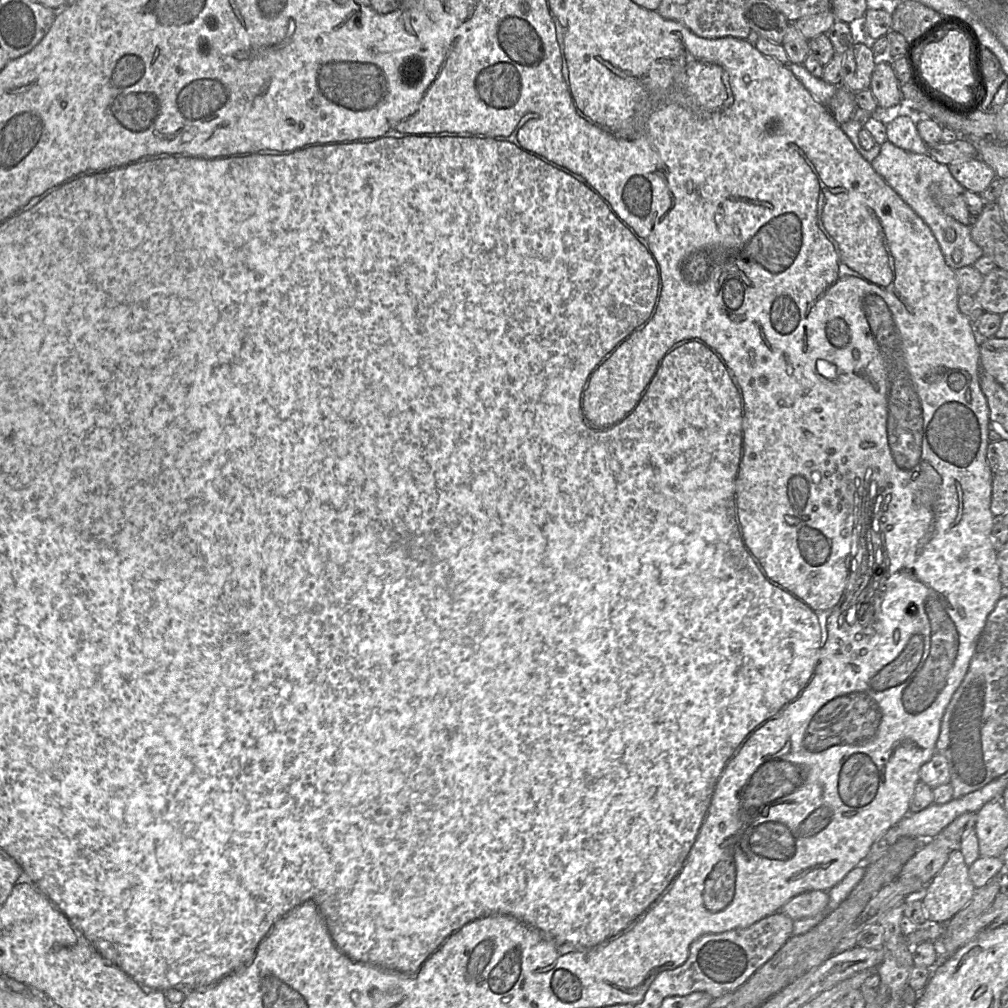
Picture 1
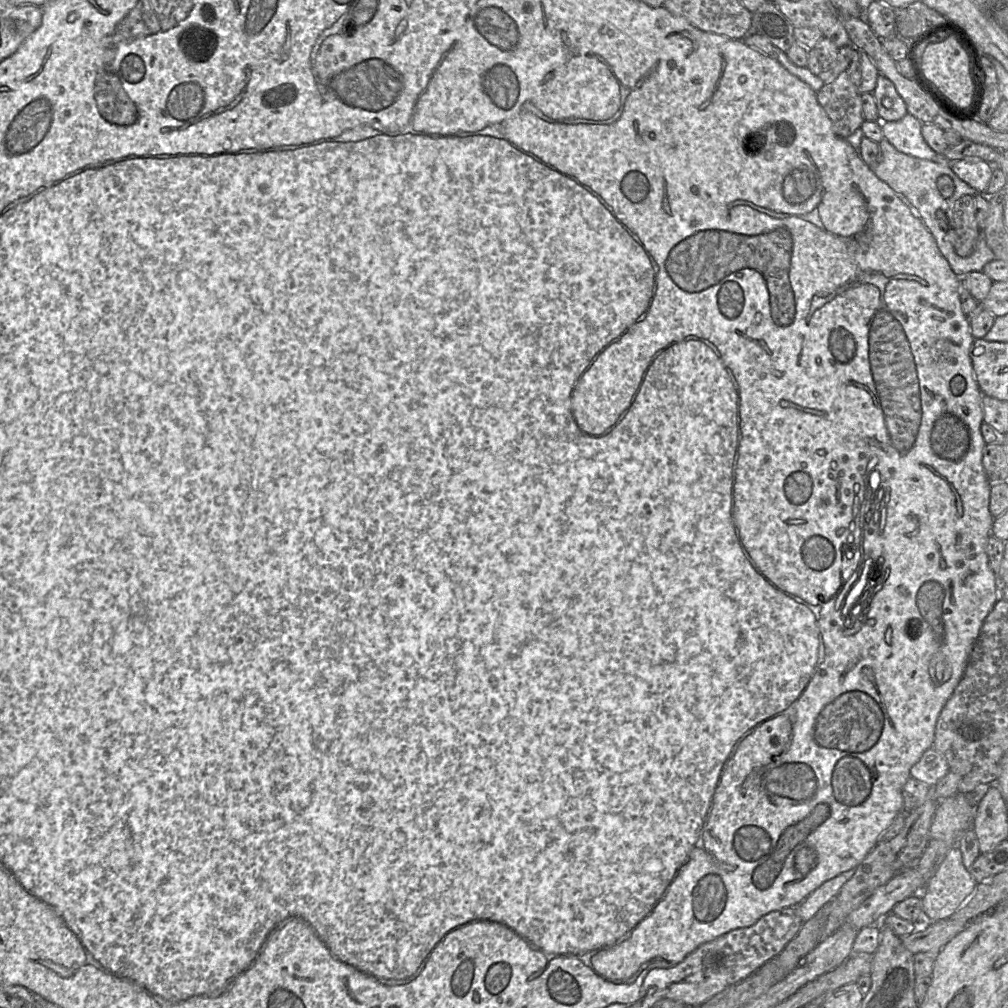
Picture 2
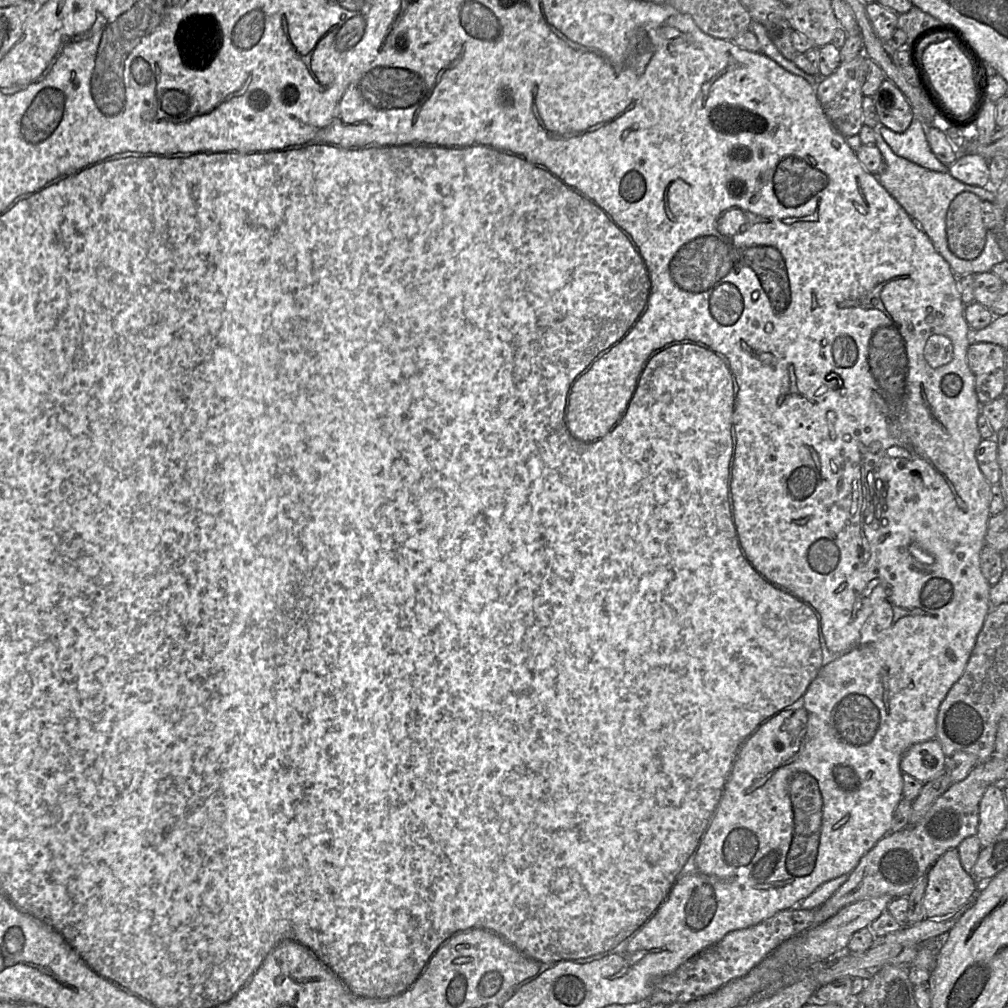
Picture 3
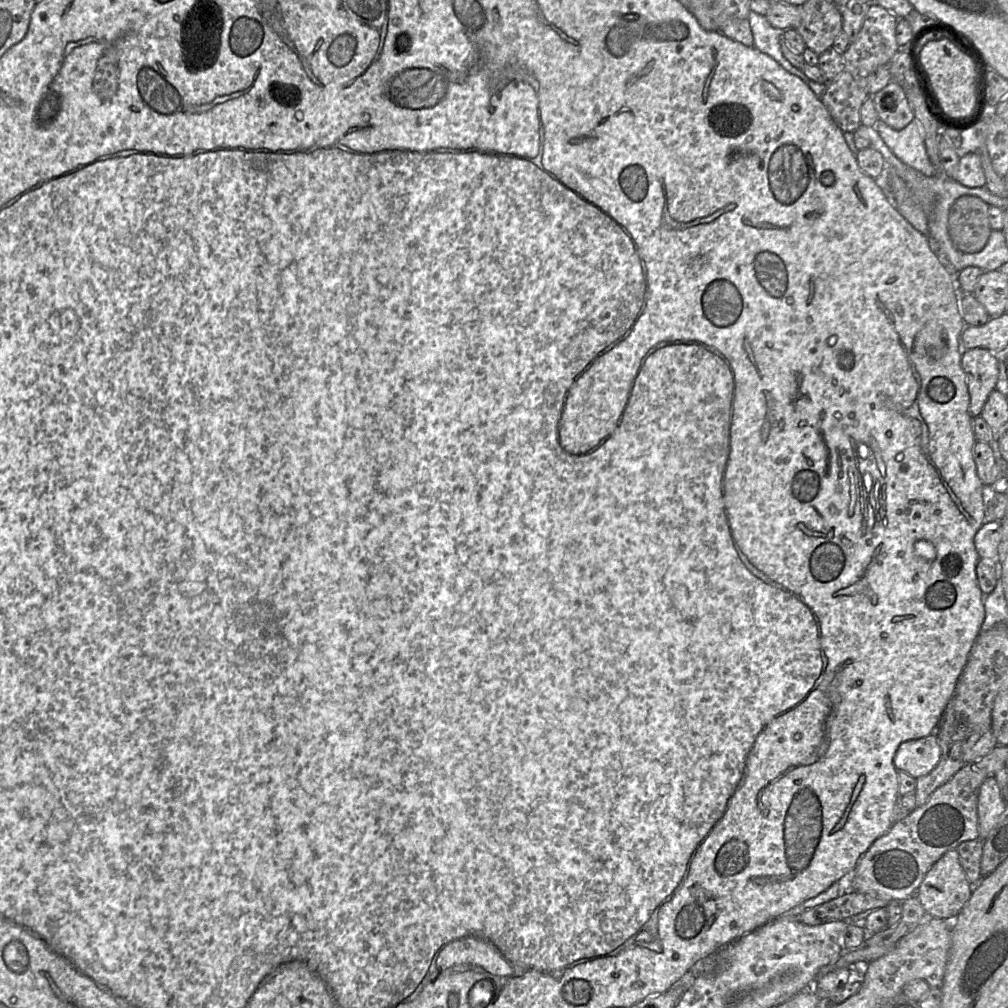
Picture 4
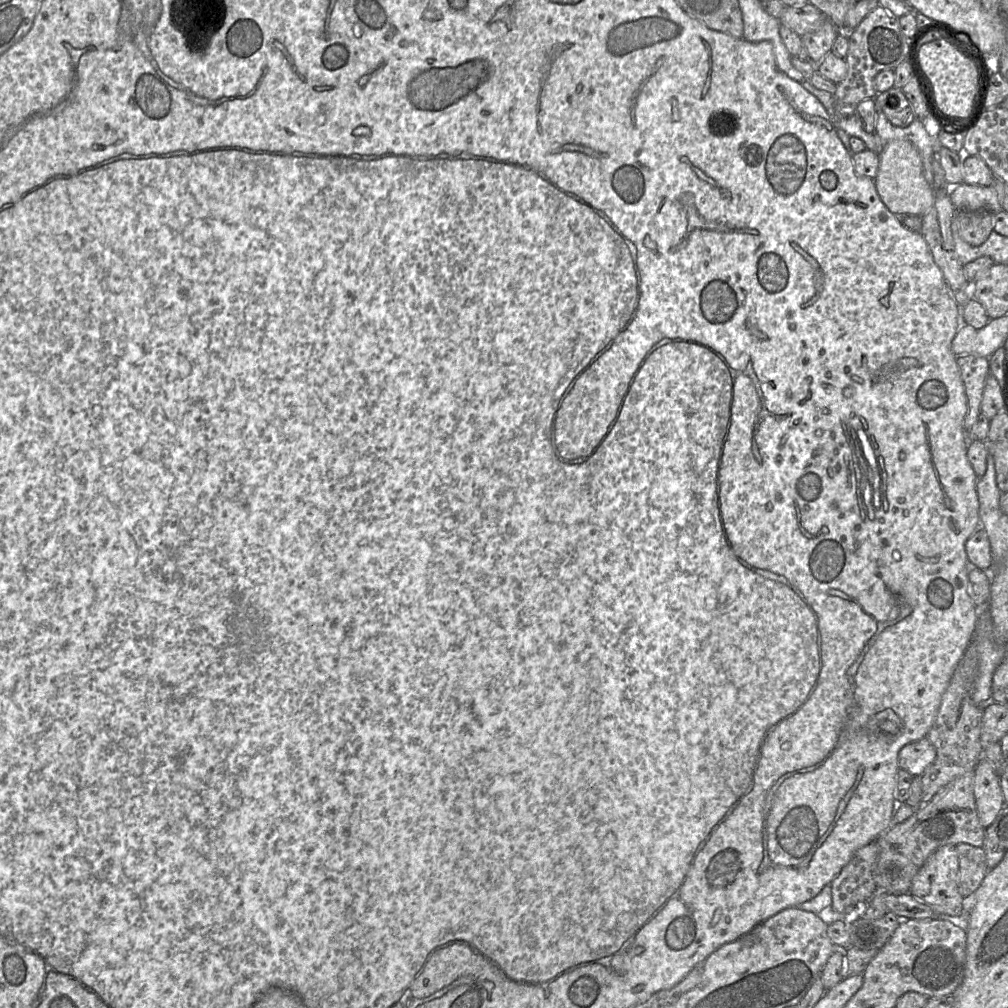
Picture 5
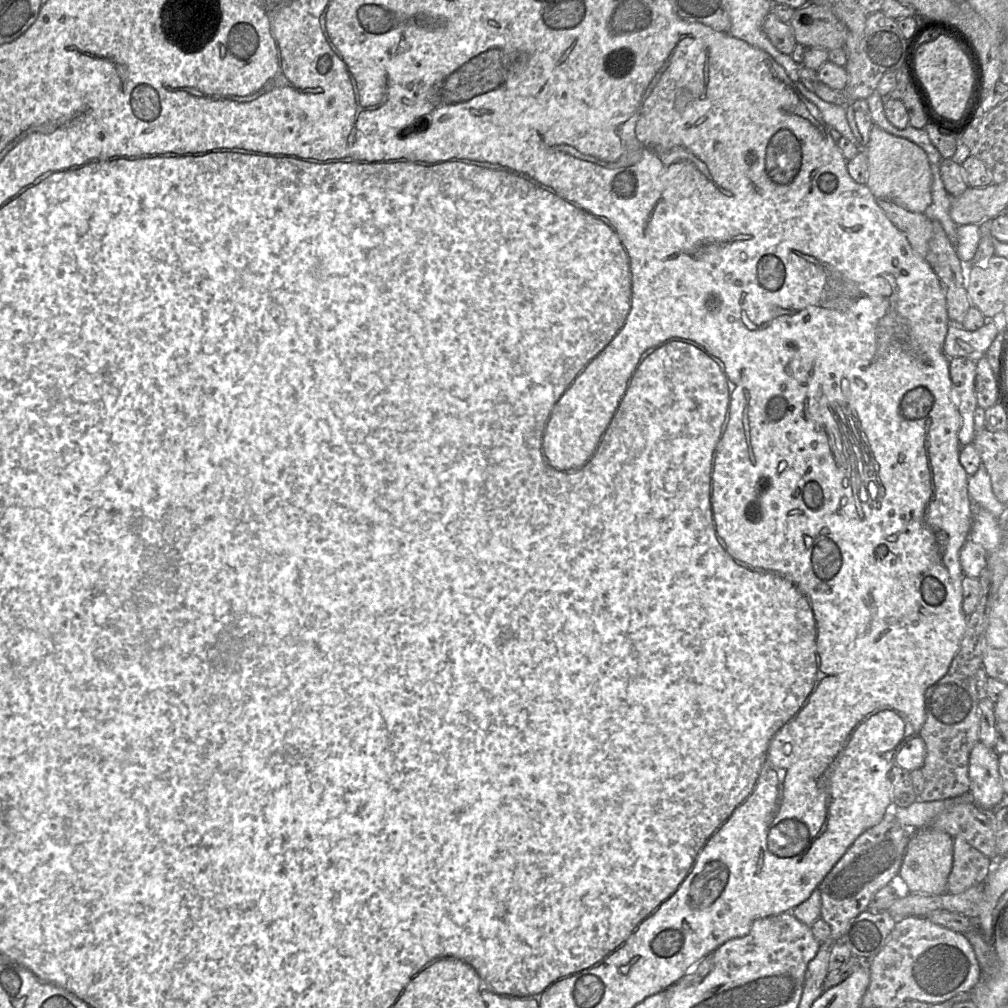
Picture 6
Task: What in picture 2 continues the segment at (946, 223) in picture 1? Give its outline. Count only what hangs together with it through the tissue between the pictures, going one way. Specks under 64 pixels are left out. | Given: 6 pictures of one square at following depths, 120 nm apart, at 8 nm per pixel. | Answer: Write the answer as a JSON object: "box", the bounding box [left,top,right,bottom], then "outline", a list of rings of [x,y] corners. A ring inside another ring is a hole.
{"box":[873,138,996,276],"outline":[[[883,138],[879,142],[882,154],[881,162],[873,169],[875,175],[885,182],[897,194],[903,195],[919,212],[921,220],[933,235],[937,246],[948,261],[953,272],[964,276],[969,272],[982,271],[984,266],[996,259],[993,251],[988,247],[983,231],[980,231],[977,246],[972,255],[959,256],[949,242],[948,230],[951,228],[951,212],[954,203],[964,195],[975,196],[978,192],[961,180],[946,161],[929,161],[909,156],[899,152],[889,141]]]}

